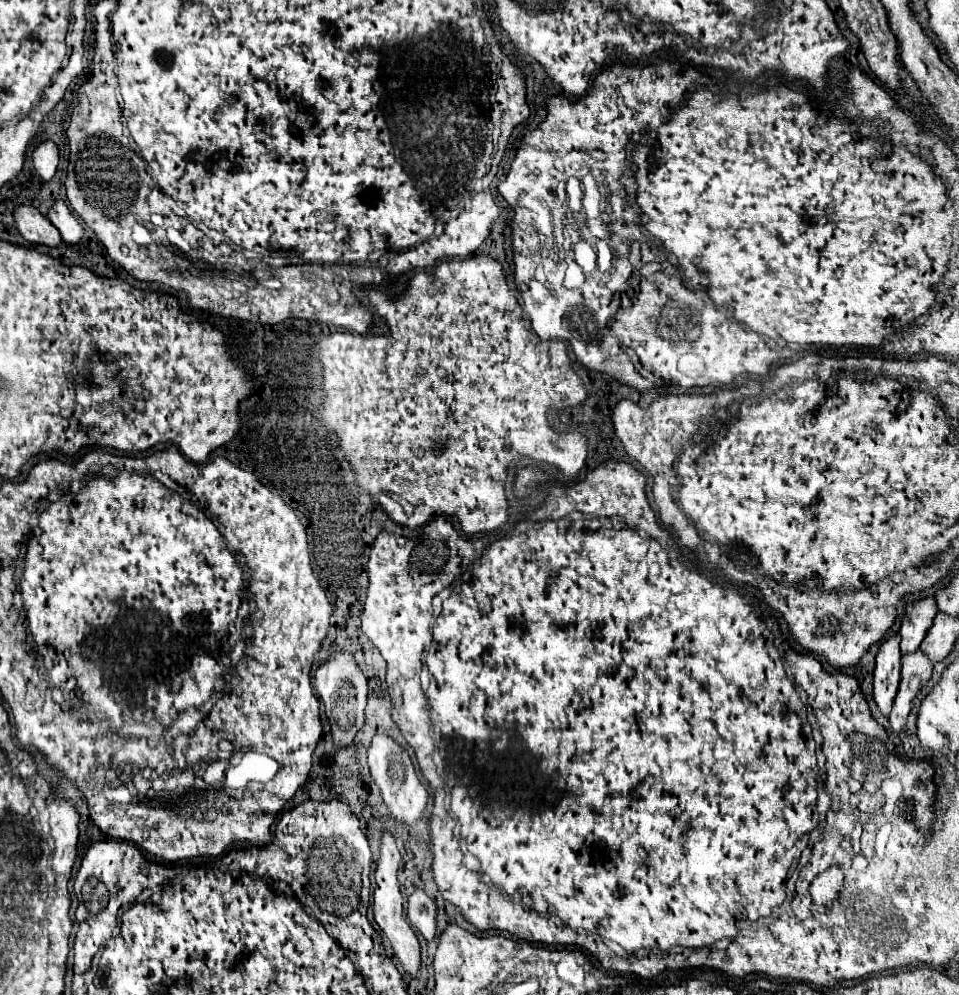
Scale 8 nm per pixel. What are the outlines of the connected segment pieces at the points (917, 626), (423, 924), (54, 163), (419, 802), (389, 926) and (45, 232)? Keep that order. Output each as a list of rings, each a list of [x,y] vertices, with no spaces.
[[[924,598],[924,600],[908,606],[908,610],[902,618],[902,626],[900,626],[902,654],[912,654],[920,648],[936,614],[938,614],[938,606],[936,606],[934,598]]]
[[[420,888],[408,898],[408,920],[428,942],[436,938],[436,904]]]
[[[50,140],[42,142],[34,150],[32,160],[34,160],[34,168],[40,174],[40,178],[50,180],[56,174],[56,168],[58,168],[58,146]]]
[[[378,734],[378,736],[374,736],[374,740],[368,748],[368,766],[370,766],[372,780],[380,788],[382,798],[384,798],[386,806],[390,808],[390,814],[406,826],[418,824],[424,818],[424,812],[428,806],[428,792],[426,792],[424,784],[420,782],[408,752],[398,742],[394,742],[392,738]]]
[[[384,834],[380,850],[382,850],[382,854],[380,854],[380,860],[376,862],[376,874],[374,874],[376,876],[376,888],[374,888],[372,910],[374,910],[378,926],[382,928],[386,938],[390,940],[400,966],[404,968],[404,972],[410,978],[416,978],[418,972],[420,972],[420,944],[418,944],[418,938],[416,938],[414,930],[410,928],[408,920],[402,914],[402,894],[400,894],[398,880],[396,880],[396,870],[398,870],[398,864],[400,864],[400,852],[396,848],[396,842],[394,842],[392,834]]]
[[[18,206],[14,210],[16,228],[30,244],[44,244],[50,248],[58,248],[62,244],[58,228],[42,216],[34,206]]]

